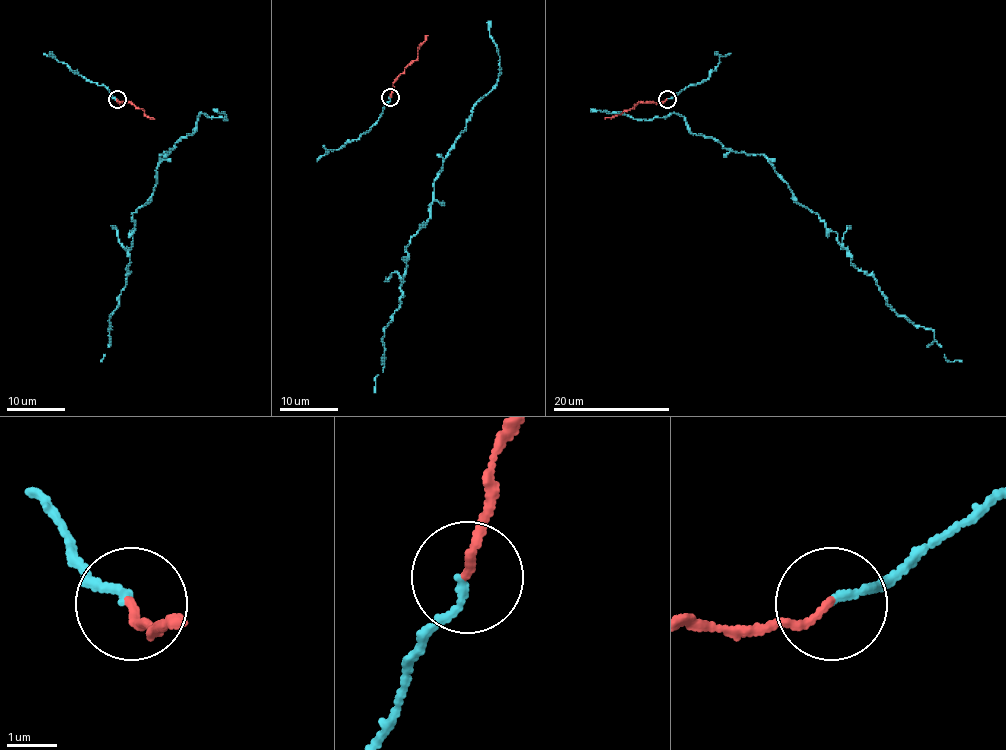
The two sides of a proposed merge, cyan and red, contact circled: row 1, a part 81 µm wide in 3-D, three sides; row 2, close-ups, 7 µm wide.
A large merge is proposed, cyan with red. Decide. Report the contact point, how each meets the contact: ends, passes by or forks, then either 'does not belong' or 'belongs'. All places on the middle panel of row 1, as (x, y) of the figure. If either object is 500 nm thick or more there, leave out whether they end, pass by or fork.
at (390, 97); cyan ends there; red ends there; belongs

